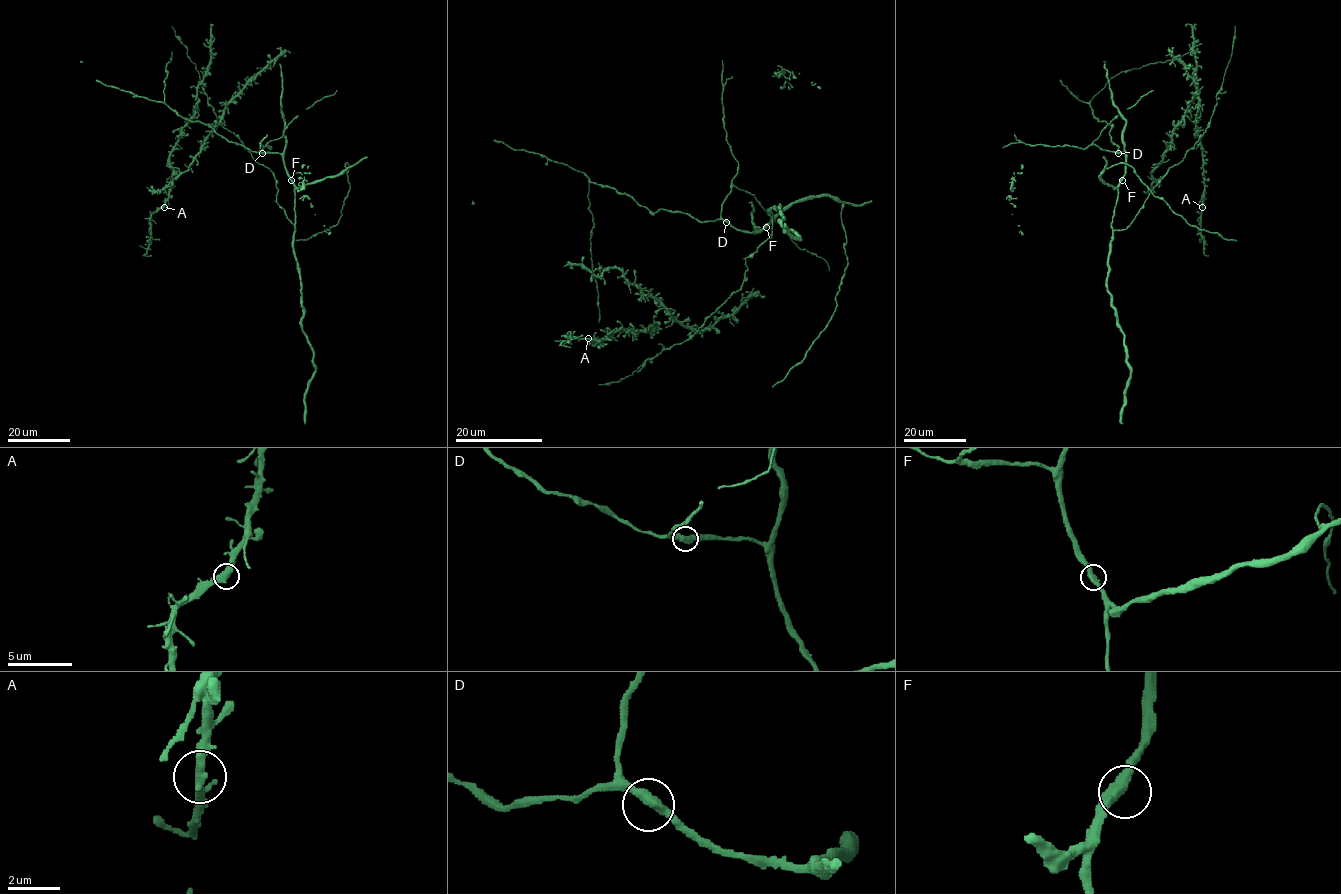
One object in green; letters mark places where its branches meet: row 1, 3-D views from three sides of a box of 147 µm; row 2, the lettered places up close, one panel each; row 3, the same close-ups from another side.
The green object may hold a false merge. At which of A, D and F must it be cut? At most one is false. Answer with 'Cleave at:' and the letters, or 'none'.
Cleave at: none

